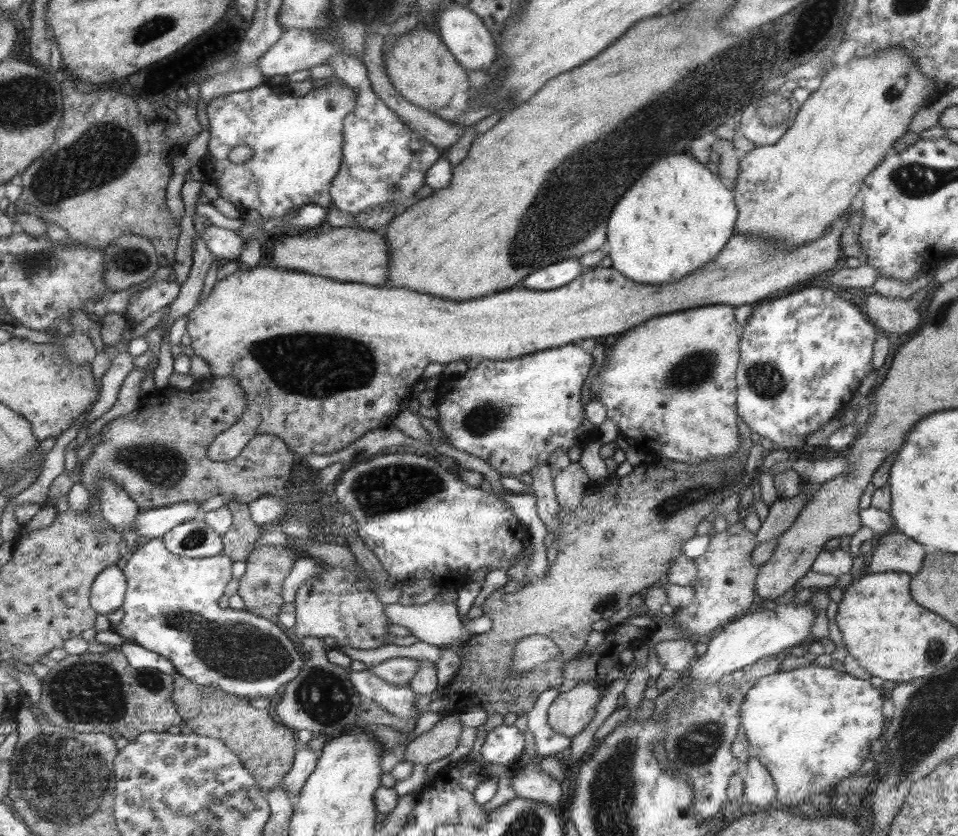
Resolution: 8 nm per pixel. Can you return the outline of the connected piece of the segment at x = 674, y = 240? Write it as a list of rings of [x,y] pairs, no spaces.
[[[689,154],[657,159],[637,178],[635,186],[621,196],[621,204],[612,210],[607,225],[607,243],[611,268],[628,280],[645,284],[663,284],[683,279],[697,268],[711,263],[726,247],[733,232],[738,211],[733,206],[733,194],[713,178],[703,164]]]

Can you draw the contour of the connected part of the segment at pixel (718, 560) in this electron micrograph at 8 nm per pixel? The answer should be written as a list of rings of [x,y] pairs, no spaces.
[[[741,521],[727,525],[720,533],[712,533],[707,550],[693,559],[697,575],[690,587],[694,601],[675,610],[669,620],[685,630],[688,637],[708,639],[717,627],[743,615],[748,611],[756,593],[756,566],[752,564],[752,550],[756,546],[757,534],[746,530]]]

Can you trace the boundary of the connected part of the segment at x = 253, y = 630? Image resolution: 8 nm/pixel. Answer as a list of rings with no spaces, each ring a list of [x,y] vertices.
[[[161,539],[145,540],[129,553],[128,562],[124,567],[124,572],[128,580],[126,600],[122,606],[125,615],[119,624],[117,624],[115,630],[130,643],[135,643],[143,647],[145,650],[157,653],[164,659],[171,661],[174,672],[183,676],[187,680],[192,681],[192,684],[212,687],[221,690],[222,692],[230,693],[234,696],[243,697],[248,700],[270,698],[270,696],[273,696],[283,684],[287,685],[291,680],[296,679],[296,677],[300,675],[301,667],[304,666],[301,656],[299,656],[299,652],[295,650],[295,646],[289,642],[289,638],[287,638],[287,636],[275,626],[273,621],[267,620],[265,617],[259,618],[256,614],[245,610],[221,610],[221,608],[217,606],[217,600],[221,598],[225,584],[231,580],[231,559],[221,554],[221,552],[215,554],[215,556],[209,556],[209,558],[187,558],[185,556],[171,554],[163,546],[163,541],[161,541]]]

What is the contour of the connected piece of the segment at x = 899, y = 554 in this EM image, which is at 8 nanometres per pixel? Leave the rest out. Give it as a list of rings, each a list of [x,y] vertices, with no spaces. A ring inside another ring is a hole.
[[[895,530],[874,540],[869,572],[909,572],[917,574],[923,560],[923,548],[903,533]]]

